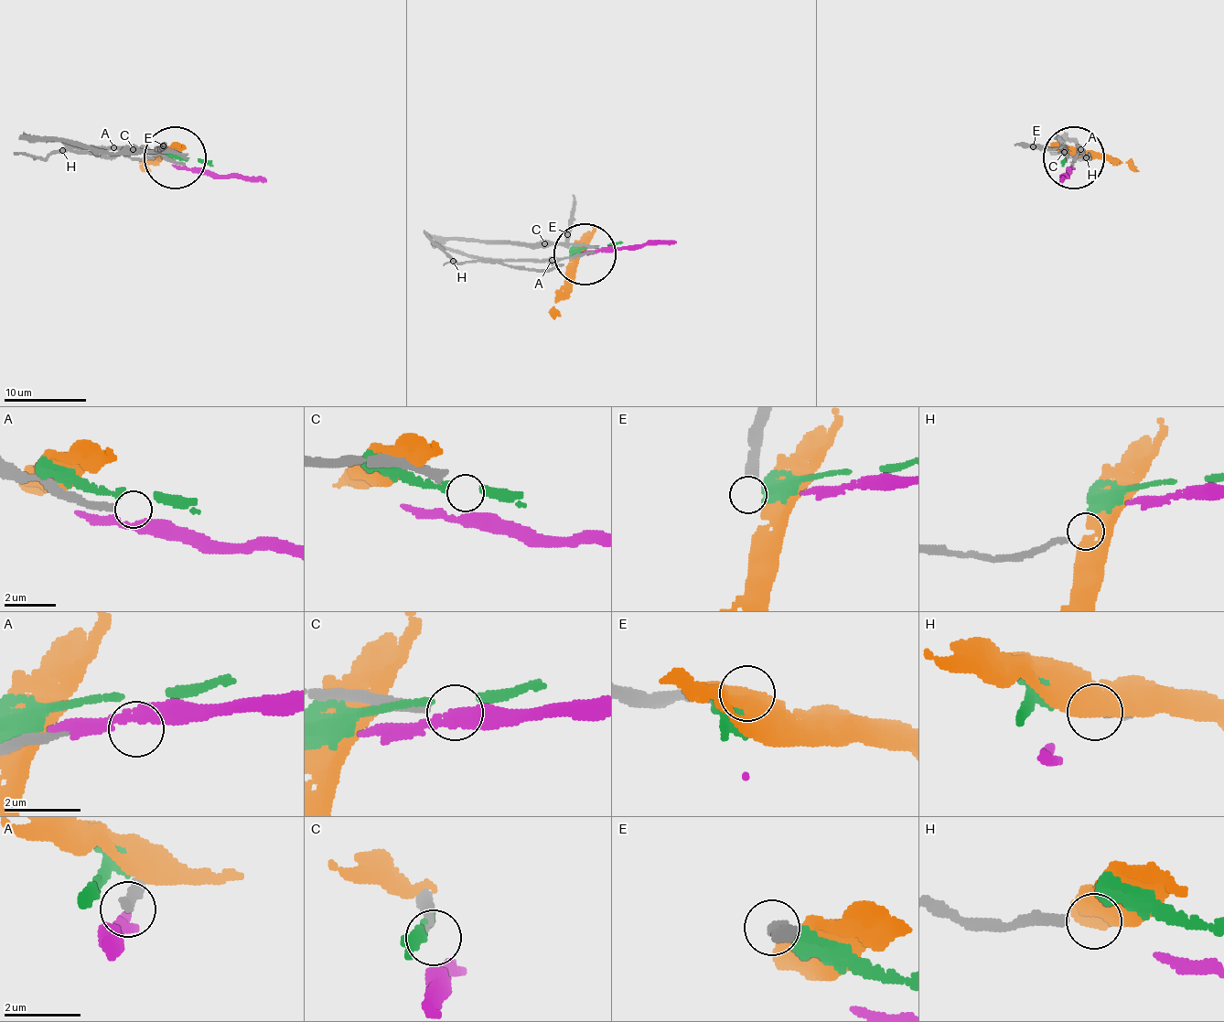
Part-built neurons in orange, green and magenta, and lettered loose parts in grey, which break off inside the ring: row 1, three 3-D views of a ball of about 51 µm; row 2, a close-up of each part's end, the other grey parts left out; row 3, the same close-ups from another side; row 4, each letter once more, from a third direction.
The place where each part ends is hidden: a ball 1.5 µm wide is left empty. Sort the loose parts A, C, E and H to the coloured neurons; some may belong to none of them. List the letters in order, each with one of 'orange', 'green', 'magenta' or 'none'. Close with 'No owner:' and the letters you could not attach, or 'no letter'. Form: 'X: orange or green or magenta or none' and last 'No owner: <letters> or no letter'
A: none
C: none
E: none
H: none
No owner: A, C, E, H

